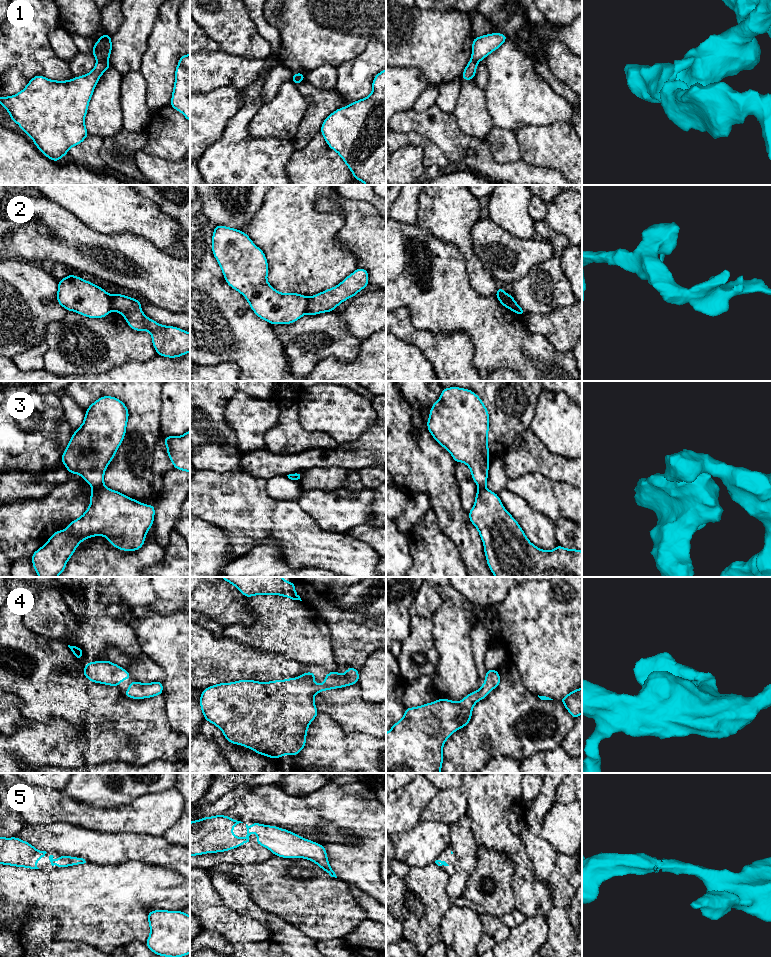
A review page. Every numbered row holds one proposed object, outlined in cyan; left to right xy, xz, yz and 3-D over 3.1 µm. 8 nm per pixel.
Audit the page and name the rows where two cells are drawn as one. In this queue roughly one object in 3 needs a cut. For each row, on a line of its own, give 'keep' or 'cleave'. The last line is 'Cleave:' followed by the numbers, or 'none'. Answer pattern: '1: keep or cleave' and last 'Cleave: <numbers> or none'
1: cleave
2: cleave
3: cleave
4: keep
5: keep
Cleave: 1, 2, 3

